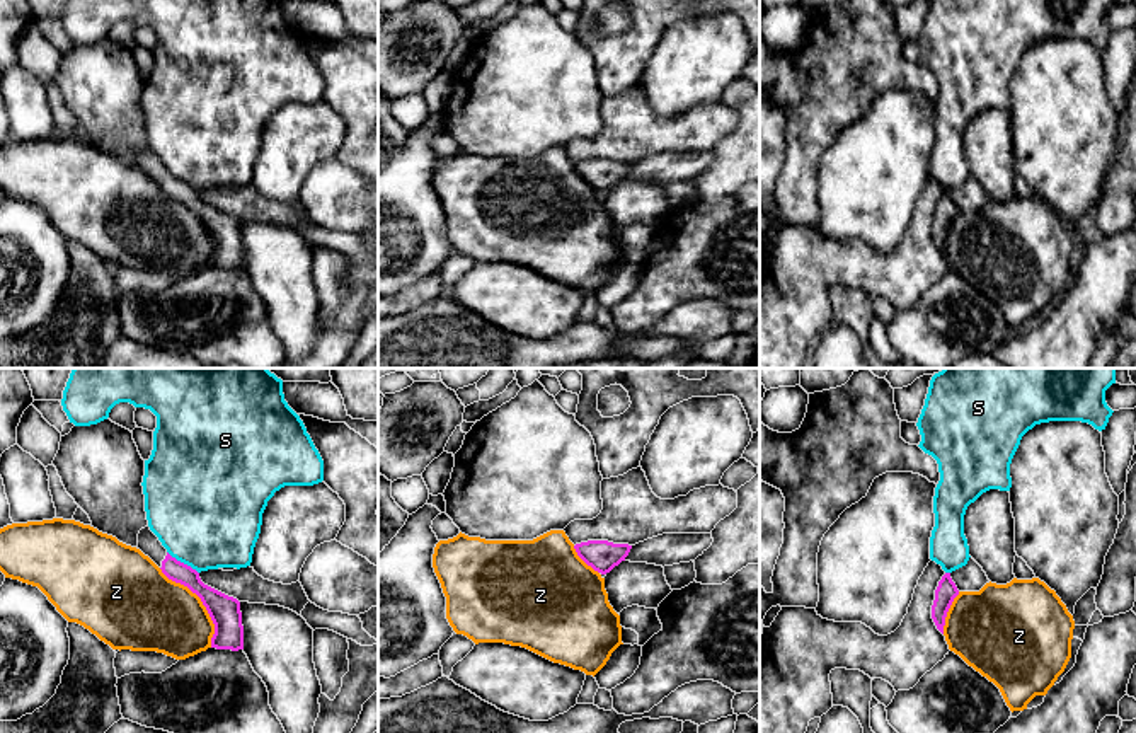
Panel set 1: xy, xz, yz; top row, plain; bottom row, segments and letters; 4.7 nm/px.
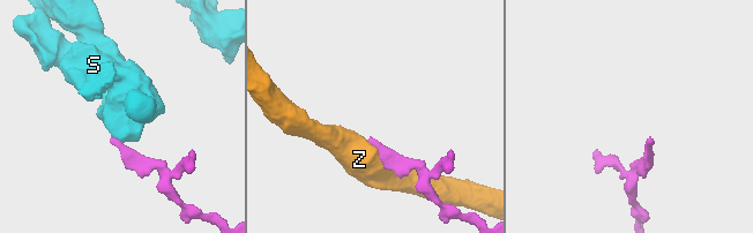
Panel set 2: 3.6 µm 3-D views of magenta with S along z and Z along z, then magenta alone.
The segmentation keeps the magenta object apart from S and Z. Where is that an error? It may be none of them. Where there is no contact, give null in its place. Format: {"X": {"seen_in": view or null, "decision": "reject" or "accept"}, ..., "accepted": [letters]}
{"S": {"seen_in": "xy", "decision": "reject"}, "Z": {"seen_in": "xy", "decision": "reject"}, "accepted": []}

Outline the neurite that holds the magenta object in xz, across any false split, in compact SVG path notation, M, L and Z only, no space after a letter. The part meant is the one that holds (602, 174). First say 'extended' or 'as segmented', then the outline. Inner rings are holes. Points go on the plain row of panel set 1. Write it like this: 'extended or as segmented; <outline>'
as segmented; M588 159L574 164L577 174L594 189L606 193L628 174L632 164Z

